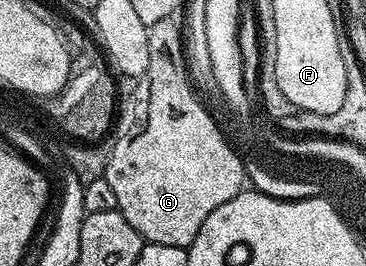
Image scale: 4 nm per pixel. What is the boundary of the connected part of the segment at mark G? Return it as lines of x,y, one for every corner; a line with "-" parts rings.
168,18
161,22
153,22
147,29
147,37
149,38
149,66
145,66
145,74
138,77
139,85
133,93
133,100
136,100
135,113
132,114
132,120
123,128
123,133
111,144
111,157
107,163
105,179
109,182
109,187
113,189
113,195
117,198
117,211
125,218
125,222
129,222
129,226
133,226
133,230
137,230
137,234
141,234
144,241
148,244
160,244
161,246
177,246
178,248
188,249
191,247
193,238
197,238
197,234
201,230
201,226
205,226
205,218
209,218
209,214
213,214
213,210
217,210
217,206
225,206
225,202
229,202
229,198
233,198
239,192
244,191
245,181
240,177
239,164
236,163
235,156
228,152
224,147
222,140
219,138
216,117
206,119
204,111
206,110
202,101
196,95
195,89
192,88
191,80
187,73
187,60
184,56
184,33
175,25
174,19

